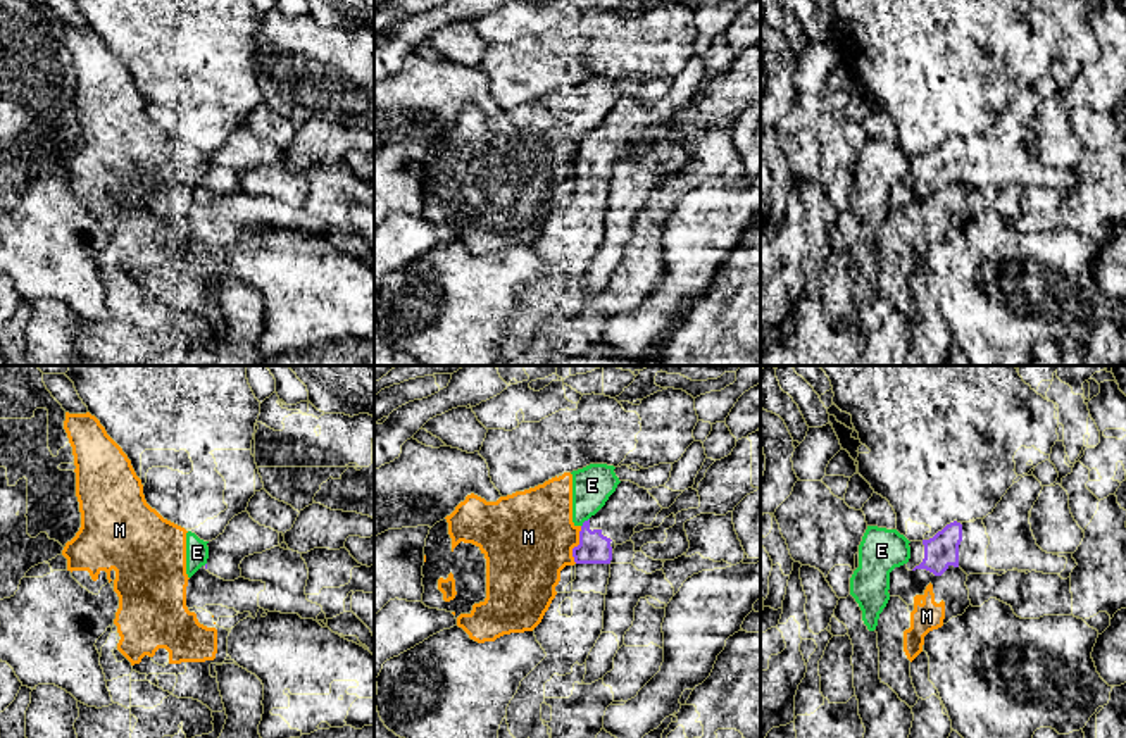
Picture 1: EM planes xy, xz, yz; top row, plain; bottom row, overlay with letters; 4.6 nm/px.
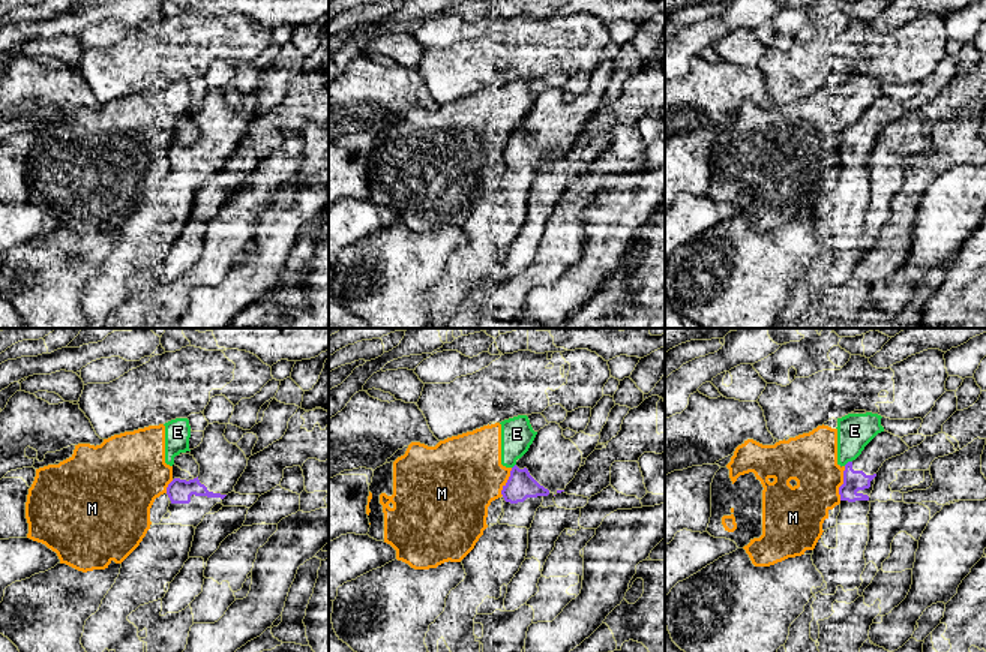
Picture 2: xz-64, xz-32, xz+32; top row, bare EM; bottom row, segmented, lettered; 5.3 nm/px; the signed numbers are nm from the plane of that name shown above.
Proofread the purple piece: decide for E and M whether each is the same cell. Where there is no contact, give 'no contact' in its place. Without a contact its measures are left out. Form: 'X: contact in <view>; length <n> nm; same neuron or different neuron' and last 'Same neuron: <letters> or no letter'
E: contact in xz; length 60 nm; different neuron
M: contact in xz; length 180 nm; different neuron
Same neuron: no letter

